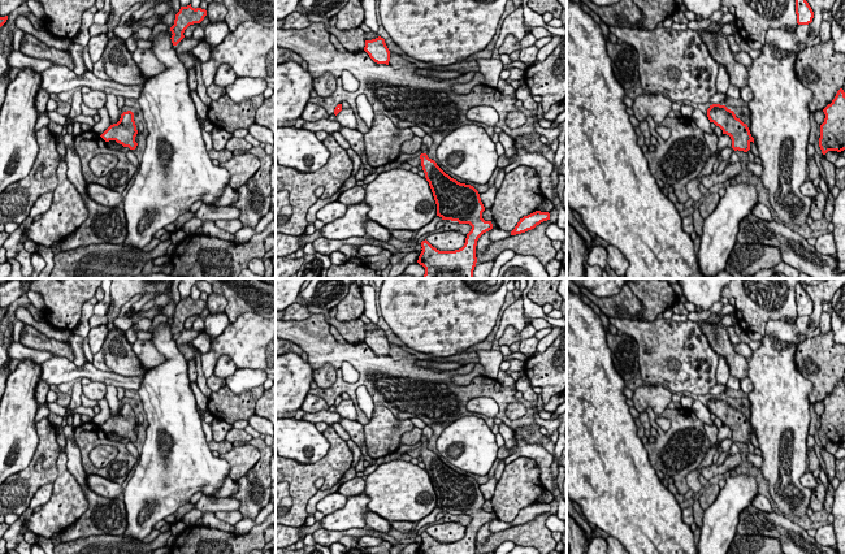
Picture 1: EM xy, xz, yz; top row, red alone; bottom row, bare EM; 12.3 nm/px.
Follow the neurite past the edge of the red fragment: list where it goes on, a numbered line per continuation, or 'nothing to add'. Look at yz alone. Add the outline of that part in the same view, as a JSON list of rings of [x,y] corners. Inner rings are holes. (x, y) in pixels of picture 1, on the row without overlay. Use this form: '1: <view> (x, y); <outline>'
1: yz (726, 445); [[[731,438],[731,440],[724,440],[720,445],[722,445],[722,454],[716,462],[716,466],[722,466],[727,458],[727,454],[729,453],[731,450],[731,446],[734,441]]]

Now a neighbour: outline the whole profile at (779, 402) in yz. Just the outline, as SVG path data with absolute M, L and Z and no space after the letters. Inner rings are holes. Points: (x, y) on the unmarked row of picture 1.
M768 320L766 334L759 341L760 346L748 360L748 377L753 382L753 390L748 395L750 401L748 419L762 451L760 469L768 482L768 492L776 507L784 514L797 516L800 523L806 516L812 493L801 484L801 477L807 471L807 436L811 420L809 397L812 393L812 382L796 367L794 352L800 339L793 326L789 321Z

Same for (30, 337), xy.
M23 324L20 342L30 349L48 351L55 358L66 358L74 360L73 347L69 343L60 342L55 338L47 337L32 325Z

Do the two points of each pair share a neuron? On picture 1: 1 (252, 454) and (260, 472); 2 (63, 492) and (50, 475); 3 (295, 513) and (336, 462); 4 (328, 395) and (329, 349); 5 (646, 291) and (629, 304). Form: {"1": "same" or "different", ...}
{"1": "different", "2": "different", "3": "same", "4": "same", "5": "different"}

